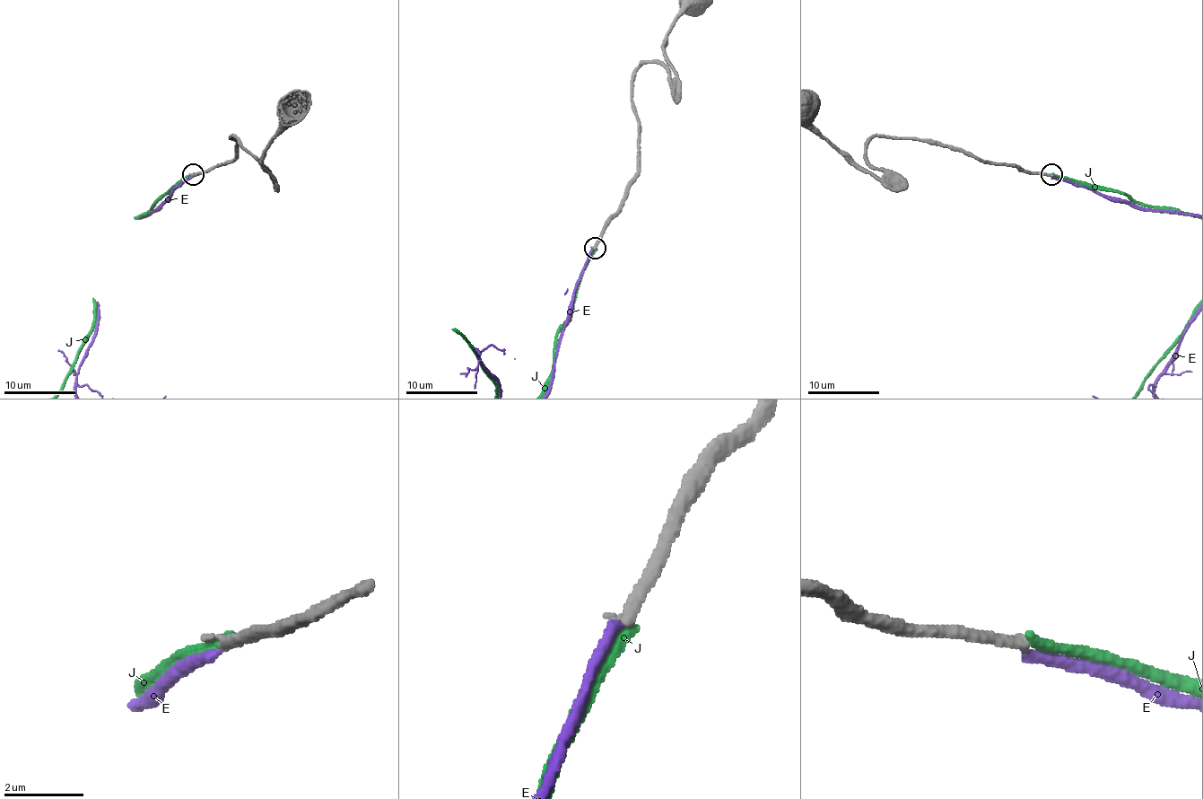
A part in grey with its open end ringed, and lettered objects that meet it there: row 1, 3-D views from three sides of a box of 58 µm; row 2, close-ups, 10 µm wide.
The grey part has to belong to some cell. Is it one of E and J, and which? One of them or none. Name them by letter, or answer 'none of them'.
J

